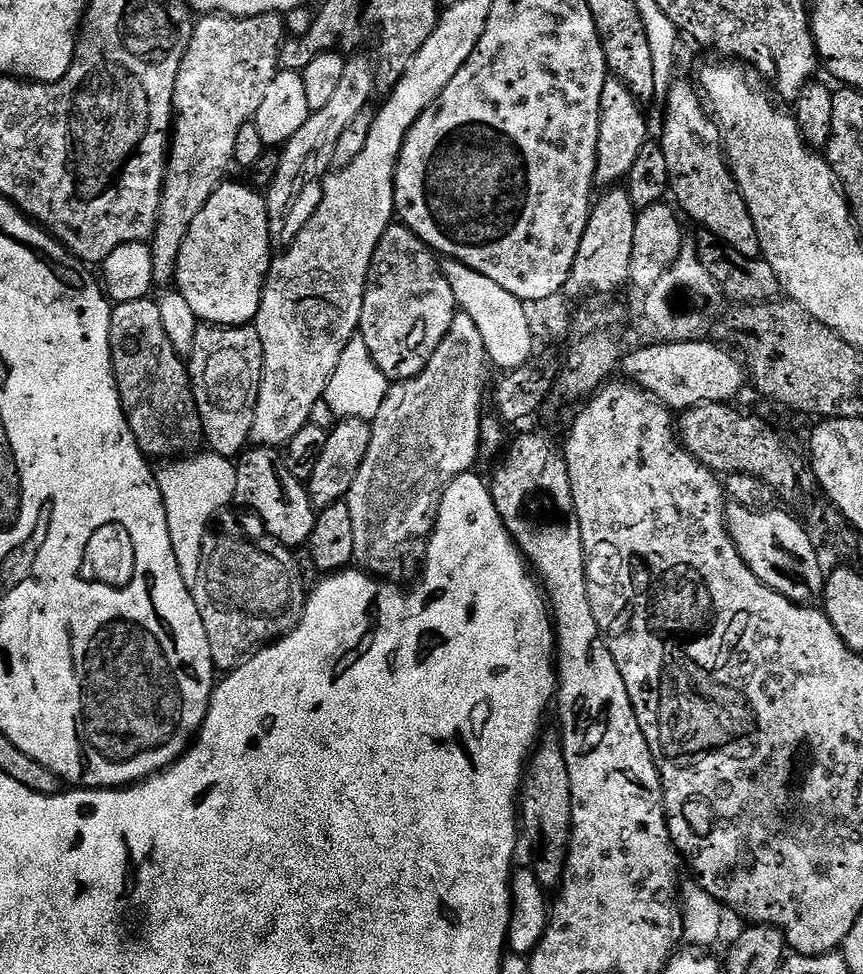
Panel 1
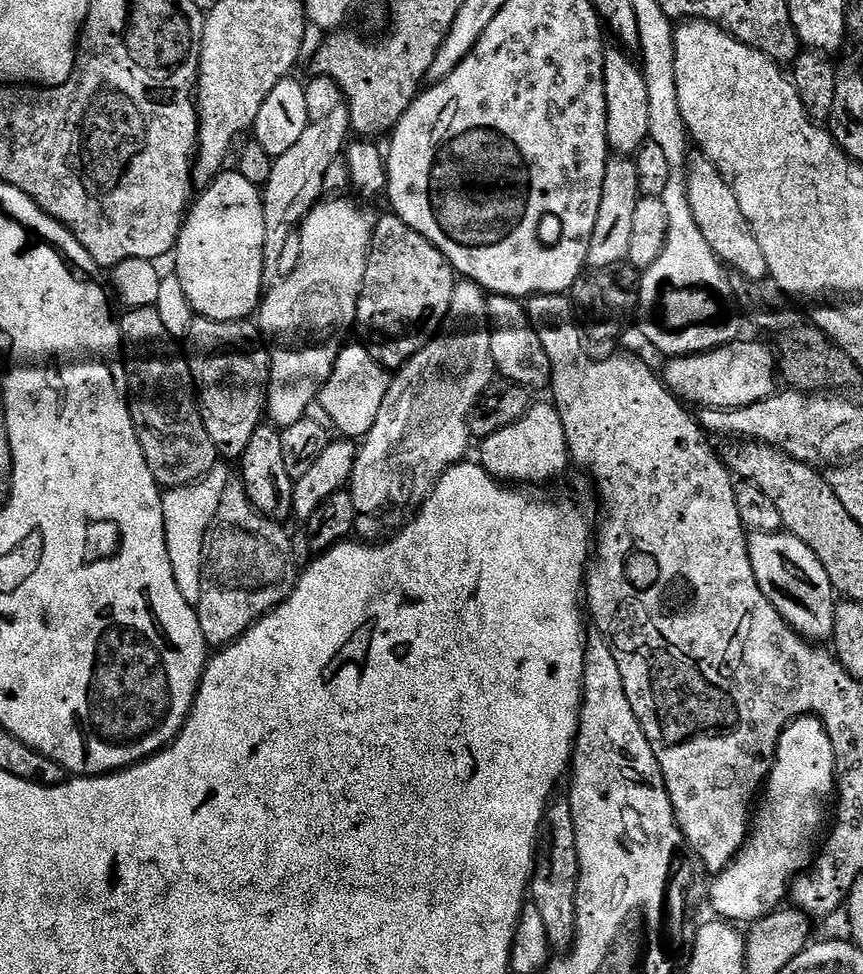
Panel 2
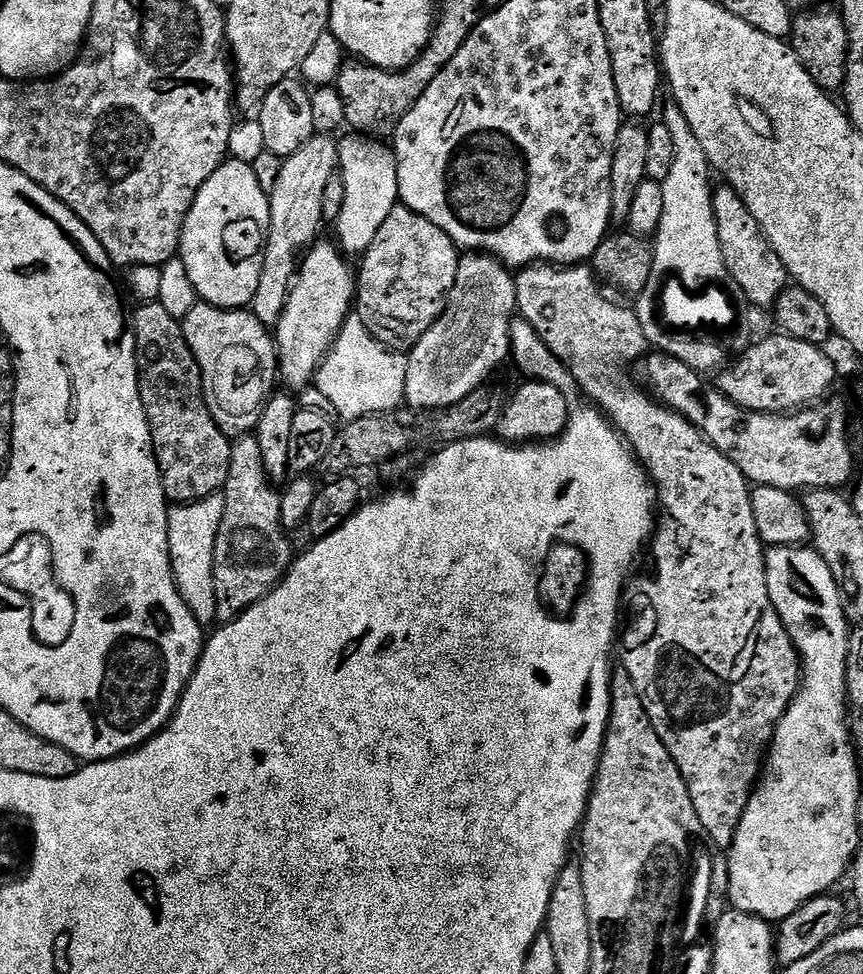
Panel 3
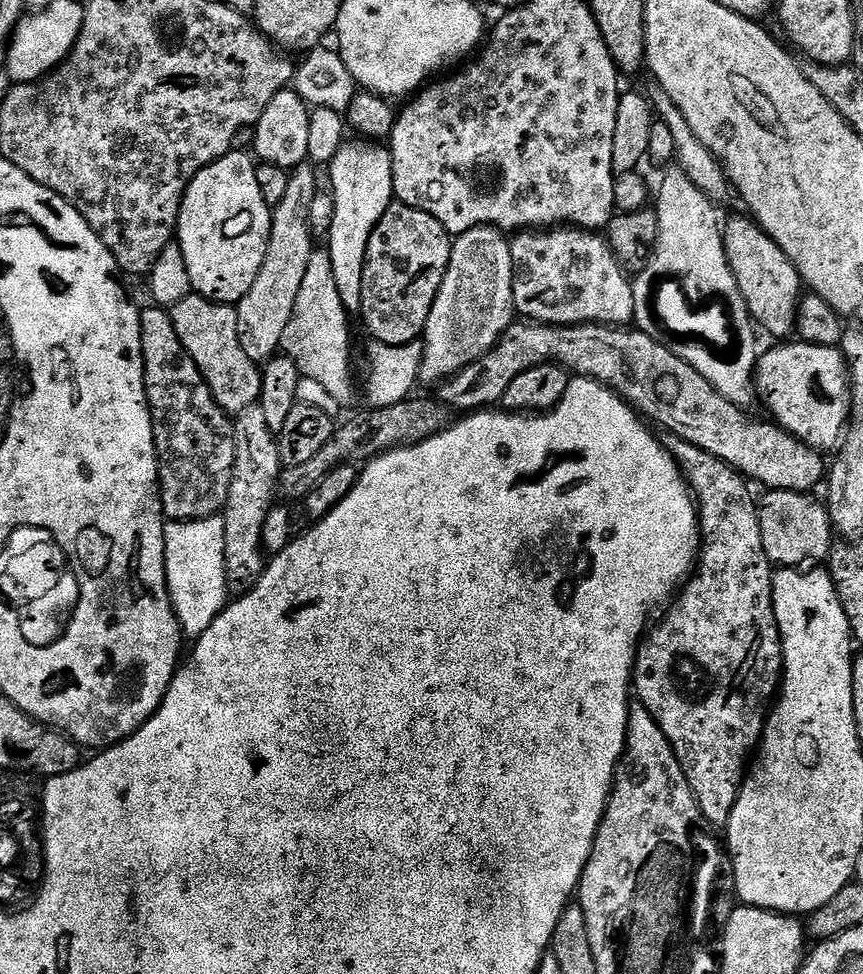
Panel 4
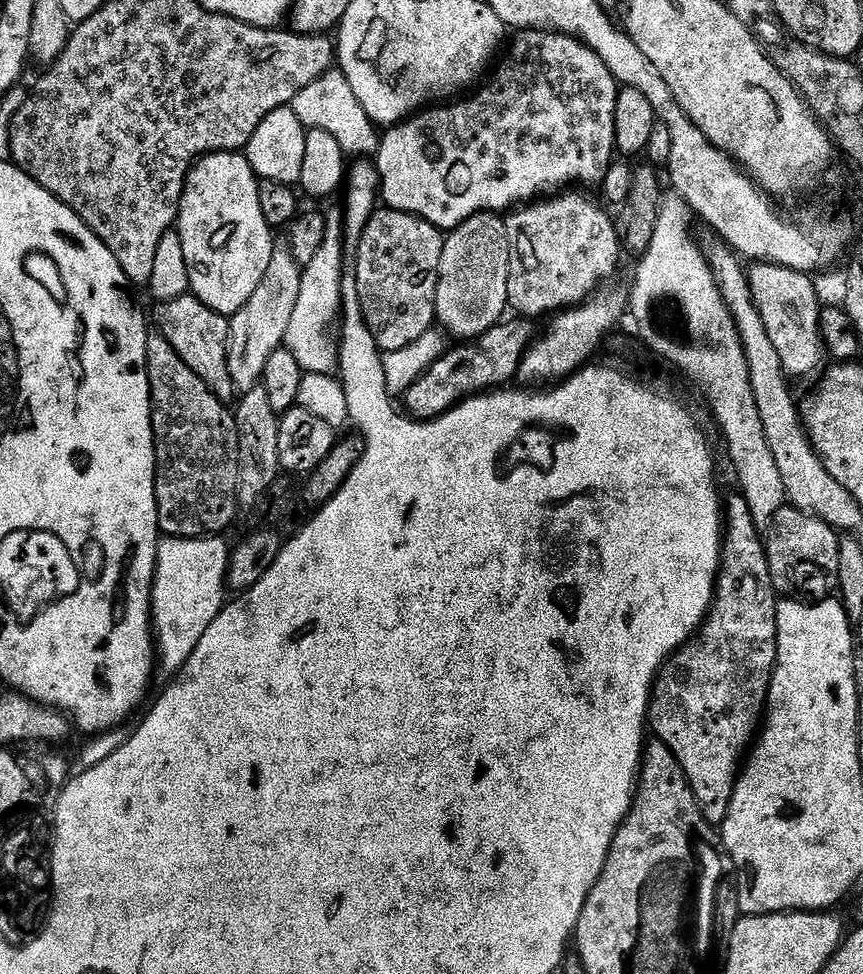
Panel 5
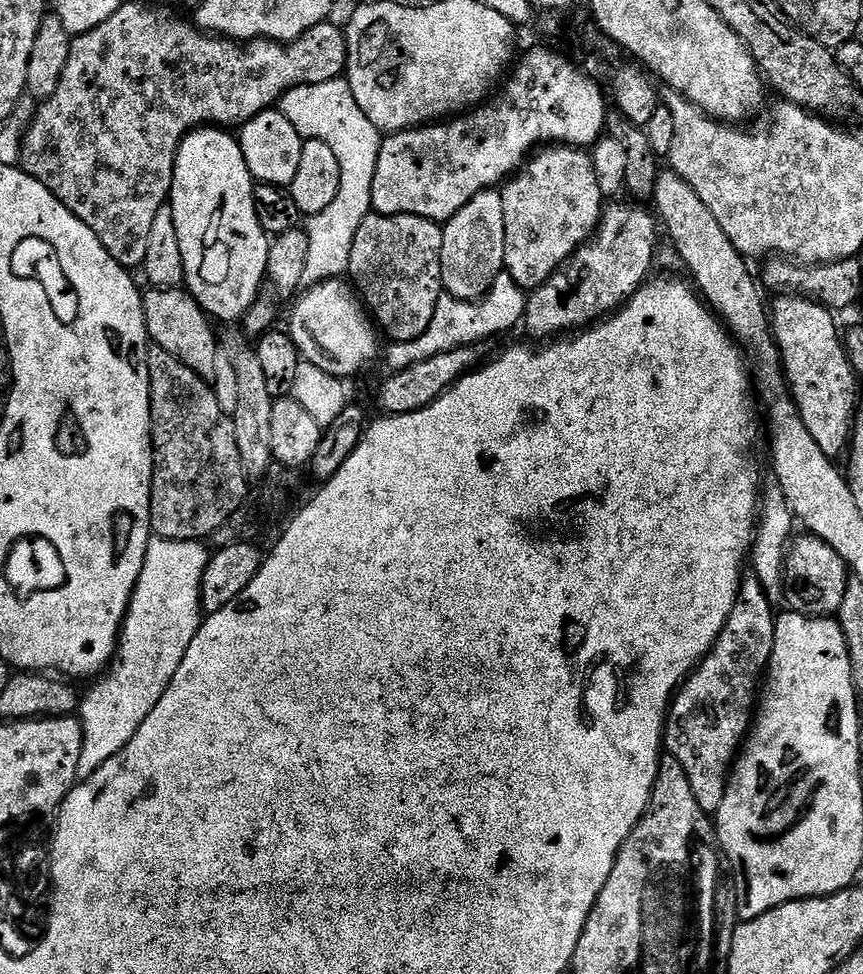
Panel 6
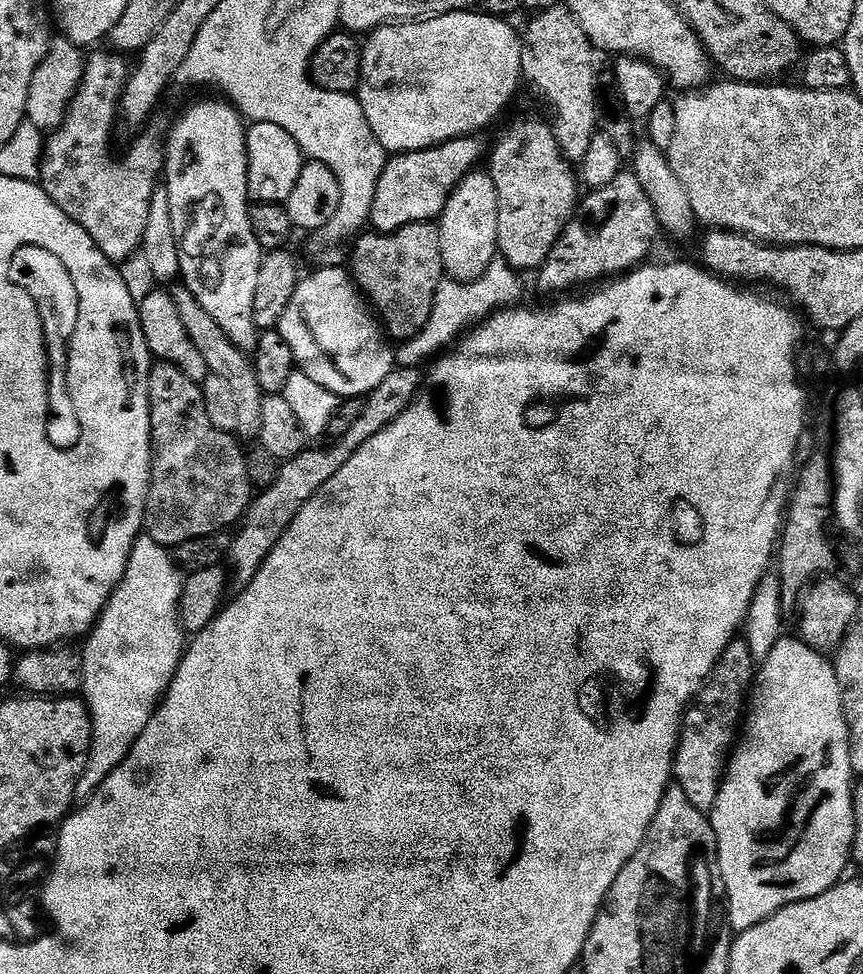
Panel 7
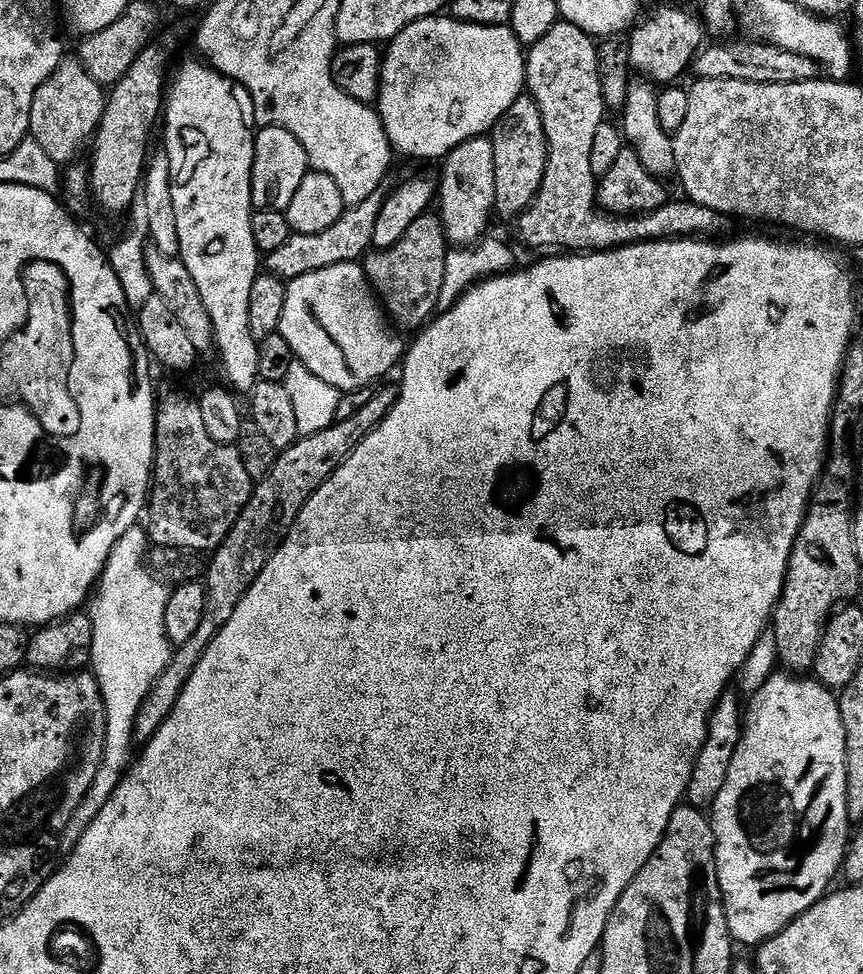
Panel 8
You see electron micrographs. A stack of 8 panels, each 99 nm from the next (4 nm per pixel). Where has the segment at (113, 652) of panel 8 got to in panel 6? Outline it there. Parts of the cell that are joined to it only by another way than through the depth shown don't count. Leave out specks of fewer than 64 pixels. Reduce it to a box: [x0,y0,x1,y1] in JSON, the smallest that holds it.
[78,538,210,778]

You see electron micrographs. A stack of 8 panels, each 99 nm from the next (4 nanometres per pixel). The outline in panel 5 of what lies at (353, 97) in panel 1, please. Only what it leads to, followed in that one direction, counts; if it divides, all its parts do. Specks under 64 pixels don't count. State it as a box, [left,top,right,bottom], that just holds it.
[228,246,301,394]

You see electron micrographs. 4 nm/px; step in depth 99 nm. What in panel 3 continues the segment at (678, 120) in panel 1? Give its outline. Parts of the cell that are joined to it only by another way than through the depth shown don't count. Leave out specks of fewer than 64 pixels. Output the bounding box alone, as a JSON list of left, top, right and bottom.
[712,188,790,309]

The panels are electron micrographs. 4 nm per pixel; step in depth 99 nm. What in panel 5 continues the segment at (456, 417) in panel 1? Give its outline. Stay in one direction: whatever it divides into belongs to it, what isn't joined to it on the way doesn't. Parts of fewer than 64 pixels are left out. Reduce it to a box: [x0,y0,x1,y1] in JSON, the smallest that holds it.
[436,212,510,342]

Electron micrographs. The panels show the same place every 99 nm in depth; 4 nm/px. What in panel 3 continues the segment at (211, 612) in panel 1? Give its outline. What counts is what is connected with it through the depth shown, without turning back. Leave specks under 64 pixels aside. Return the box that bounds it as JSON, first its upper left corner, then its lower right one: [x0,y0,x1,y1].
[214,435,294,621]

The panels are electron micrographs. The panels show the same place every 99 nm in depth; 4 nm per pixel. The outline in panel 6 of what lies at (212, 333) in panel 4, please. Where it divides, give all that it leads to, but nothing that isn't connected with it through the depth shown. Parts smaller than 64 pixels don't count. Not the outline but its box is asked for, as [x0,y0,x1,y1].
[143,290,218,381]

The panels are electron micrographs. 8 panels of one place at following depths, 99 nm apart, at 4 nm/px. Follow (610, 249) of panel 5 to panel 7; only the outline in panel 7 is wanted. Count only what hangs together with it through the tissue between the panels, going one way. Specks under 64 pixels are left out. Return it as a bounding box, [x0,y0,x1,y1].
[490,120,582,270]

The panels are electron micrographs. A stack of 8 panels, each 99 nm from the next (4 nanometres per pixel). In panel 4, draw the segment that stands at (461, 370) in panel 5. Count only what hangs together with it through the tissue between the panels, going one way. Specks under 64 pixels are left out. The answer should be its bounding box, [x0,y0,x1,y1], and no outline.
[438,322,826,493]

